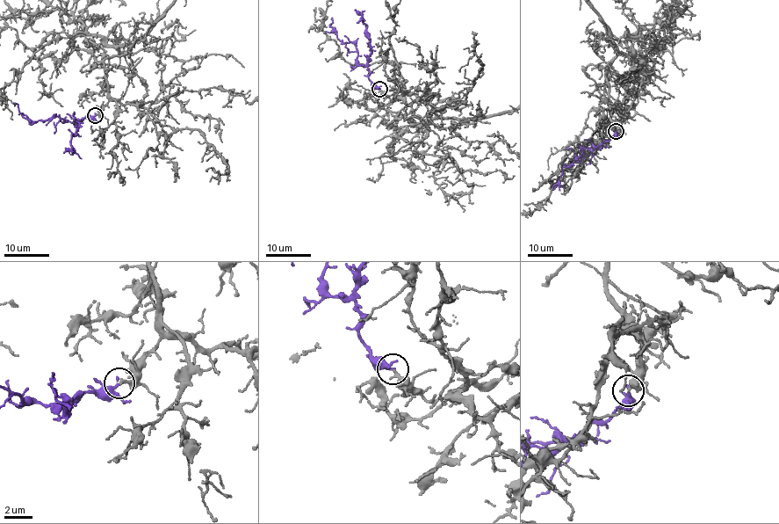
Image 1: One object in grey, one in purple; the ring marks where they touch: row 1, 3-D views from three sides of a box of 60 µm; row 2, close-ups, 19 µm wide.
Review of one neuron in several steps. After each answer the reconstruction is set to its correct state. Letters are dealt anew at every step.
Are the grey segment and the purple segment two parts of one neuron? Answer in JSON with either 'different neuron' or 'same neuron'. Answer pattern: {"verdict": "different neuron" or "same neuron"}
{"verdict": "same neuron"}

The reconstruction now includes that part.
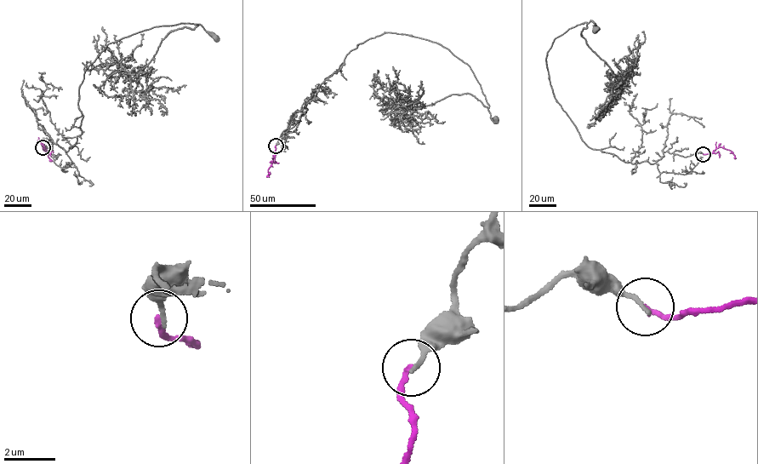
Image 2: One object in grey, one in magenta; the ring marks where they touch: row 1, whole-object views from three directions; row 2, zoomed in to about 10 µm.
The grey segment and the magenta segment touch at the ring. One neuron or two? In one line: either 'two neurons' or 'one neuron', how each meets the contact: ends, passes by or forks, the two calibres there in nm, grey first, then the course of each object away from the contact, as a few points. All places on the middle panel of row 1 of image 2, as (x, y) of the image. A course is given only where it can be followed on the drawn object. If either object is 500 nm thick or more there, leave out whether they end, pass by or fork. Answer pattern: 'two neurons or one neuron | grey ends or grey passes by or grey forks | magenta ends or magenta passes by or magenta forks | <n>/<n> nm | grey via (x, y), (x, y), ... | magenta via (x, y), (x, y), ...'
two neurons | grey ends | magenta ends | 180/200 nm | grey via (276, 146), (347, 54), (388, 32), (436, 42), (462, 60), (497, 120) | magenta via (276, 146), (271, 165), (268, 168), (269, 177)

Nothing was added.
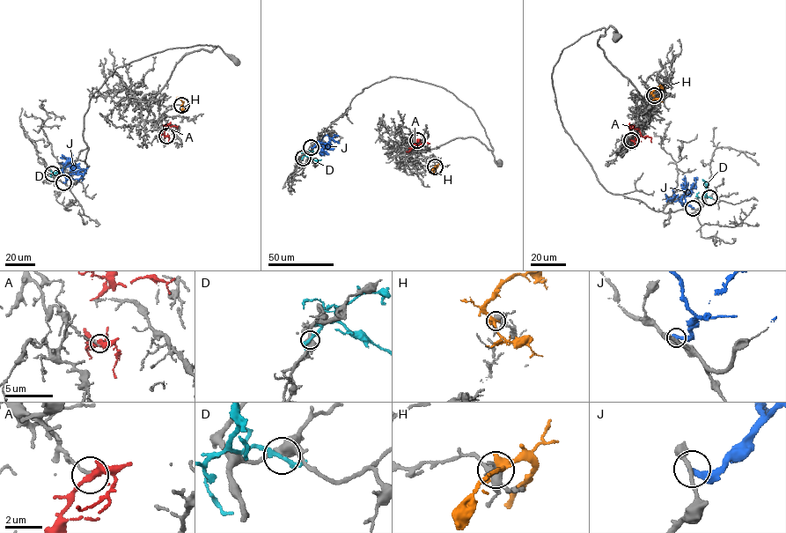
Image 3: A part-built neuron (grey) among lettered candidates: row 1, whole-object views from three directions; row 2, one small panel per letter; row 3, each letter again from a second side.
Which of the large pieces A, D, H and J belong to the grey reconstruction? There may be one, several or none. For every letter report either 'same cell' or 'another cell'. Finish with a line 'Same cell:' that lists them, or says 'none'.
A: another cell
D: another cell
H: another cell
J: another cell
Same cell: none

